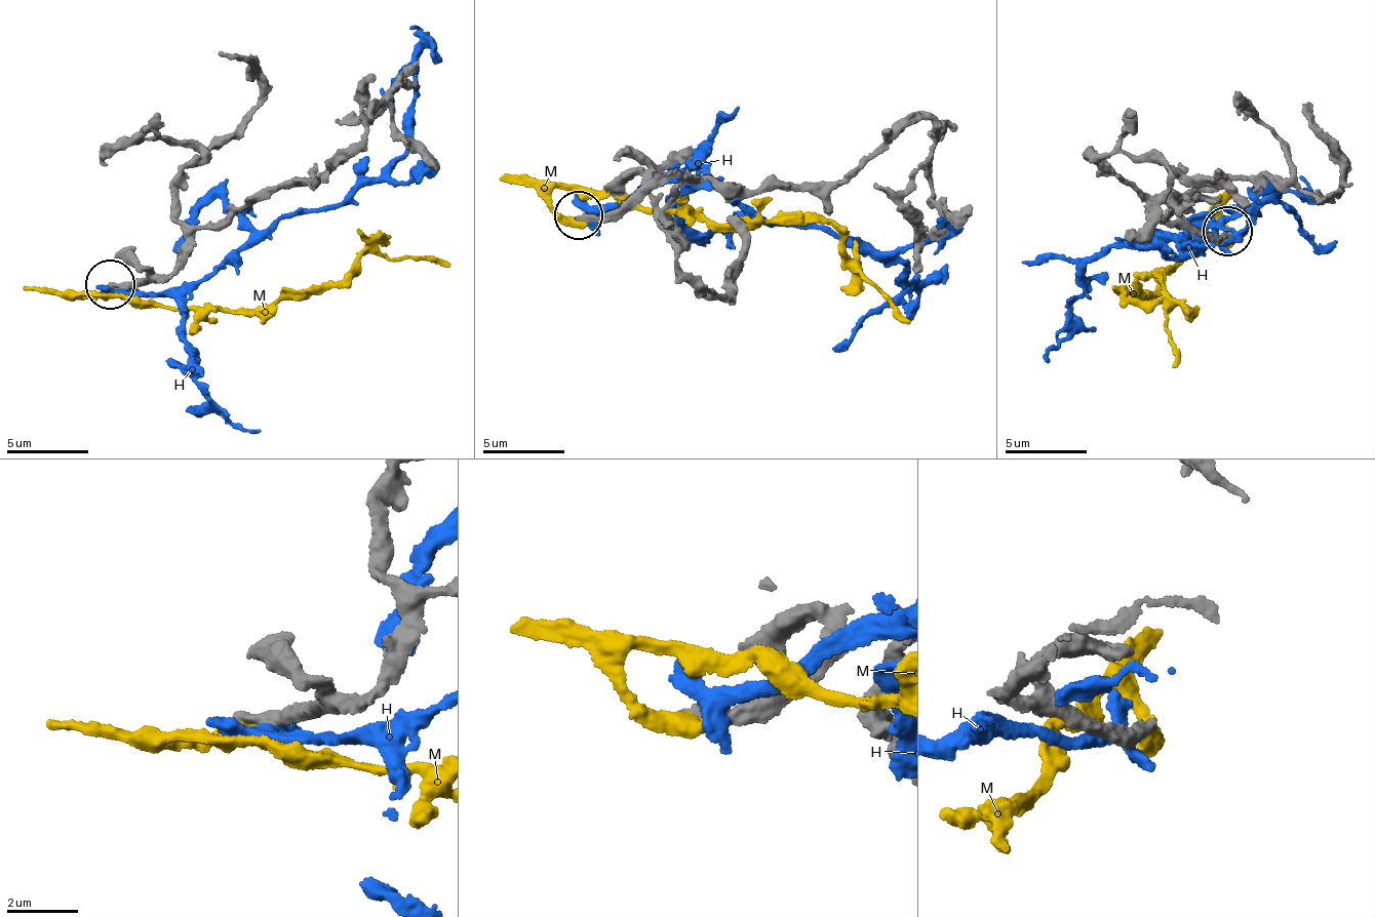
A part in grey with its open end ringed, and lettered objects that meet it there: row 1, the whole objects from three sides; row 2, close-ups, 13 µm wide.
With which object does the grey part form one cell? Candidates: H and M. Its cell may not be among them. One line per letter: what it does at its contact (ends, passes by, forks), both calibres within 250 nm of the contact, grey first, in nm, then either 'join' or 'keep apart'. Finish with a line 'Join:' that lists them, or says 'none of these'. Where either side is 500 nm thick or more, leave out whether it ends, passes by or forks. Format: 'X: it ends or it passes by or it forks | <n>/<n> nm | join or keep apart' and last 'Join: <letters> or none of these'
H: it passes by | 400/440 nm | keep apart
M: 400/550 nm | keep apart
Join: none of these

